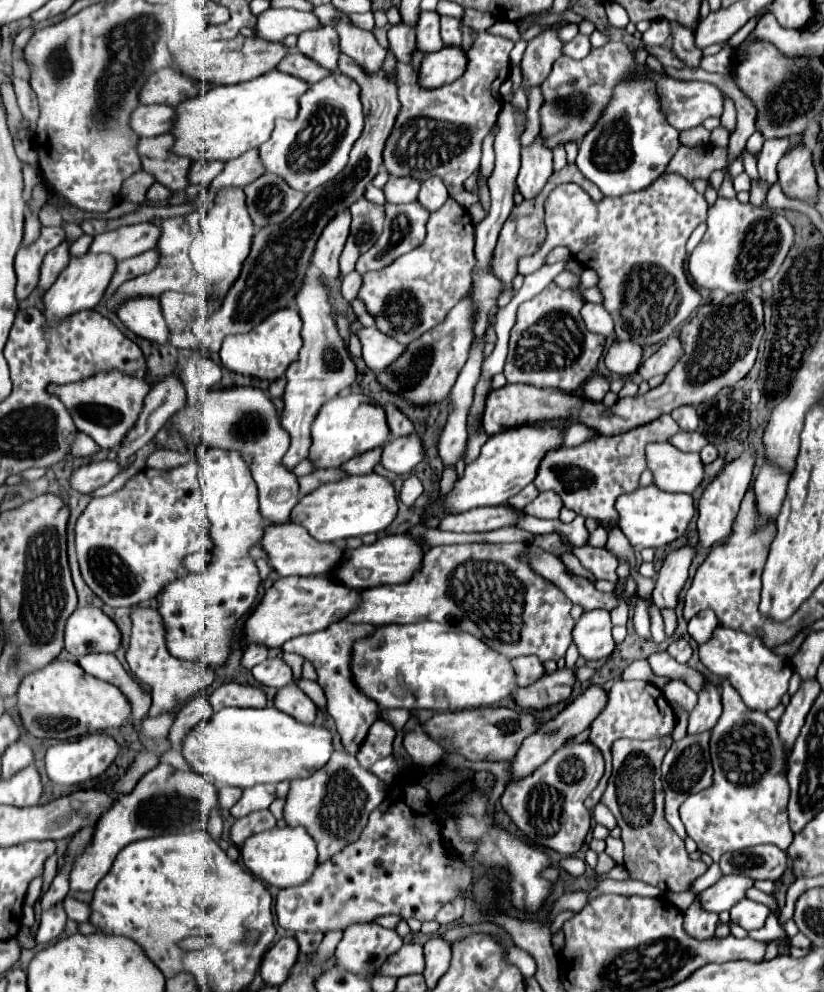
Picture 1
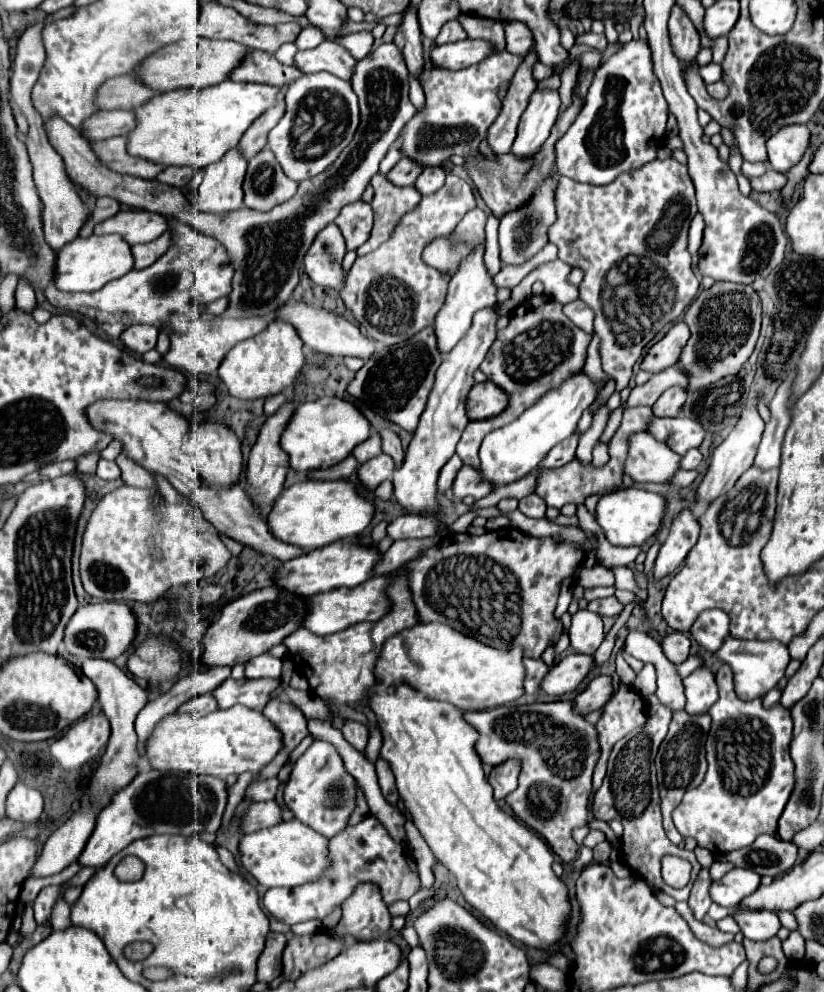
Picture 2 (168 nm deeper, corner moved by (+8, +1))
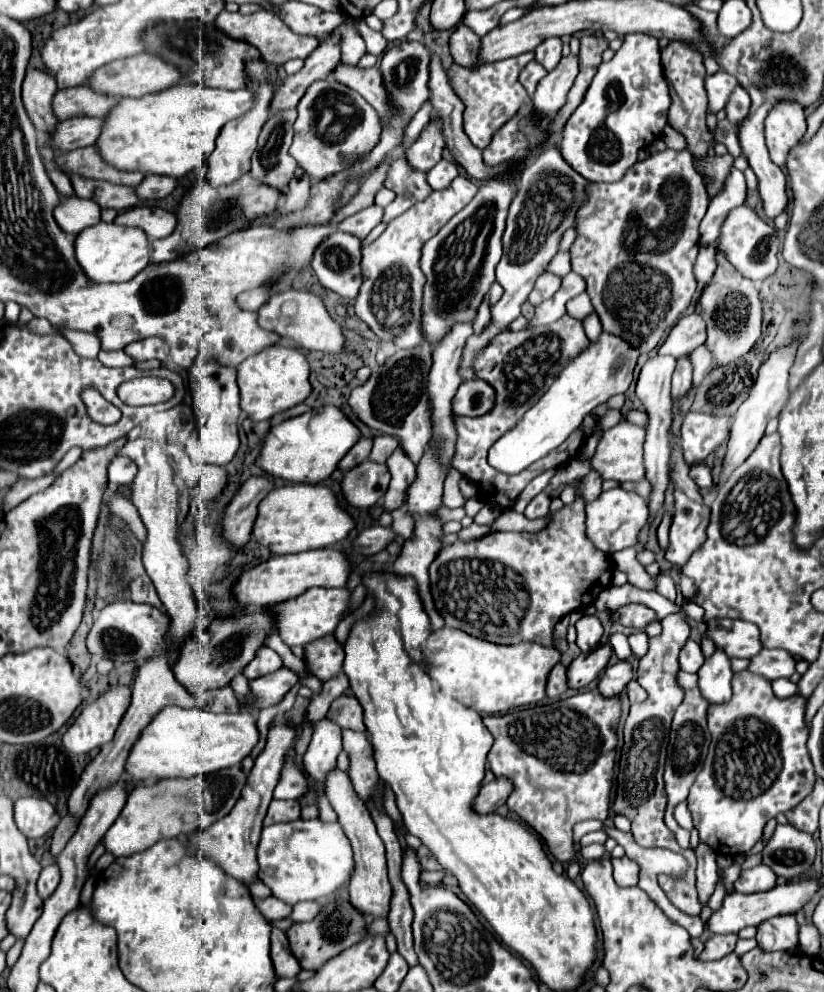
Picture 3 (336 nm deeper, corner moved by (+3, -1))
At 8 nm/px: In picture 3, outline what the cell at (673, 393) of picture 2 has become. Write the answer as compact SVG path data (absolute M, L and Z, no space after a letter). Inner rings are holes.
M689 356L679 358L677 360L677 368L673 372L673 398L681 398L683 394L687 394L687 390L691 388L691 374L693 374L693 366Z

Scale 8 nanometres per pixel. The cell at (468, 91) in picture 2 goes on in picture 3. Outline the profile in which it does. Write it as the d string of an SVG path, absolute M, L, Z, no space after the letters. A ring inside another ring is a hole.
M525 52L517 58L507 58L507 60L499 60L493 64L483 64L475 70L463 68L459 64L453 64L447 74L449 74L449 84L453 86L455 94L463 100L465 104L465 112L463 112L463 130L469 136L469 140L477 146L477 148L485 148L489 146L493 134L505 124L509 122L523 106L531 104L529 94L525 92L525 88L517 82L519 72L525 68L527 62L533 60L533 52Z

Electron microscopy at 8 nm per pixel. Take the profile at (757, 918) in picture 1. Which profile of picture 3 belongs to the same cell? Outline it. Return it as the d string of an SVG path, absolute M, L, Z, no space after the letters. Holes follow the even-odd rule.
M791 914L773 916L759 924L757 942L759 942L759 948L763 948L765 952L791 950L799 944L797 934L799 934L799 924L797 924L795 916L791 916Z

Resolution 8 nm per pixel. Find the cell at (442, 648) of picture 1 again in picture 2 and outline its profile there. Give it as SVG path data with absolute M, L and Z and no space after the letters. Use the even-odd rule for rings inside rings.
M416 624L384 642L374 664L374 678L378 682L388 682L388 688L394 692L400 692L402 686L410 686L430 700L450 702L464 712L488 710L514 703L524 694L522 648L498 650L446 624Z

